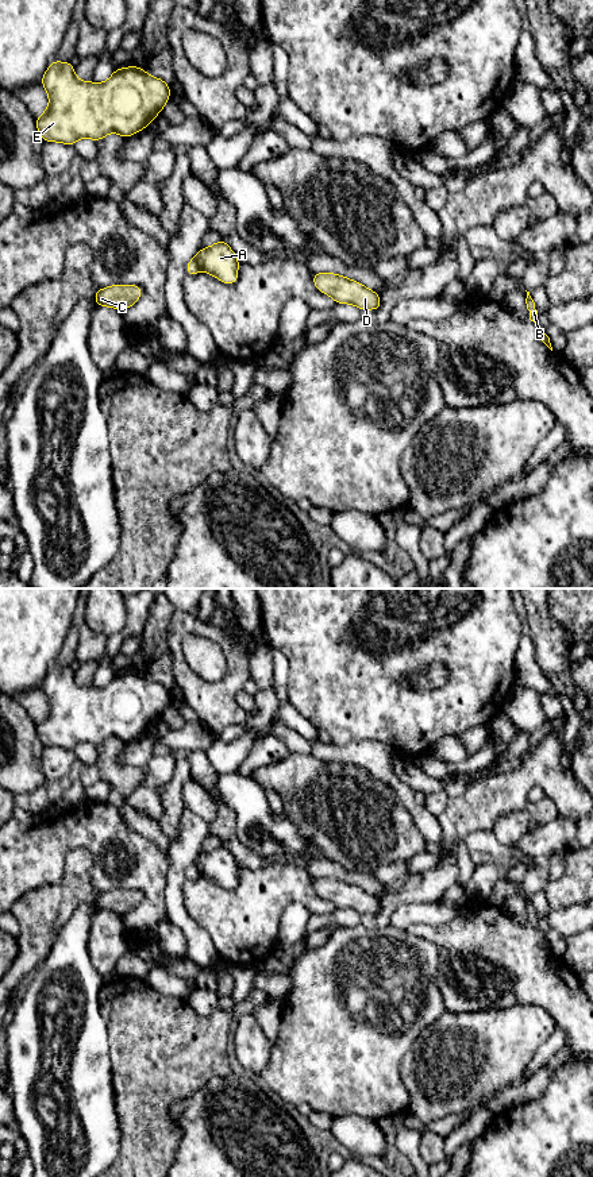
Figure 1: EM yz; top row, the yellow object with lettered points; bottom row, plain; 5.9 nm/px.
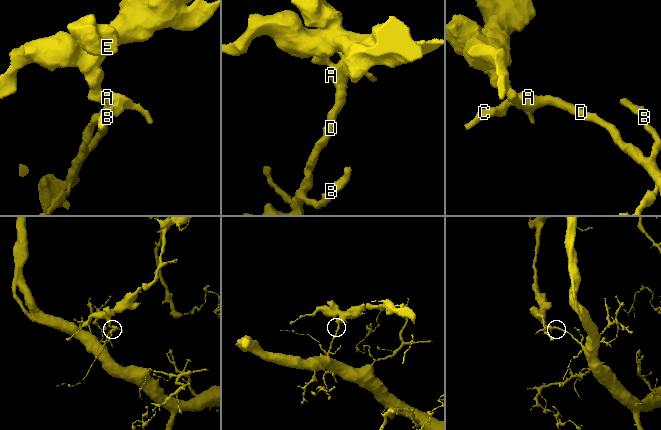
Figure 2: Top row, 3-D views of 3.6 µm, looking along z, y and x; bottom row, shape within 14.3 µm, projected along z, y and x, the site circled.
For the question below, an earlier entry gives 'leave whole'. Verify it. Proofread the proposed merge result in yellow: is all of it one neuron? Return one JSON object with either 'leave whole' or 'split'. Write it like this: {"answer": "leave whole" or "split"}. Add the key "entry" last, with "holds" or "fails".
{"answer": "split", "entry": "fails"}

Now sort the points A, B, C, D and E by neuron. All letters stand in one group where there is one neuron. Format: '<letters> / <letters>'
A B C D / E

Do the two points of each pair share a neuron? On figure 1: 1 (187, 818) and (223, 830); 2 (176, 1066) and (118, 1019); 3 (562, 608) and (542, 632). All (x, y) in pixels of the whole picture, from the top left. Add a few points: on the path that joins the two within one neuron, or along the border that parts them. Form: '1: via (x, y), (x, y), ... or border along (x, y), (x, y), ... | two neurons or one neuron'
1: border along (208, 825), (210, 836) | two neurons
2: via (161, 1052), (133, 1023) | one neuron
3: border along (547, 602), (550, 614), (566, 628), (573, 643) | two neurons

